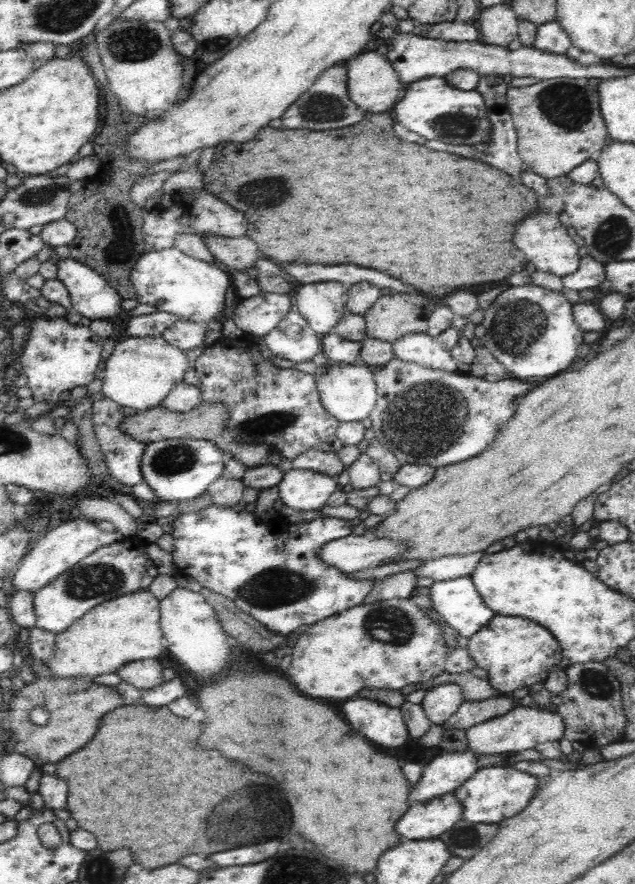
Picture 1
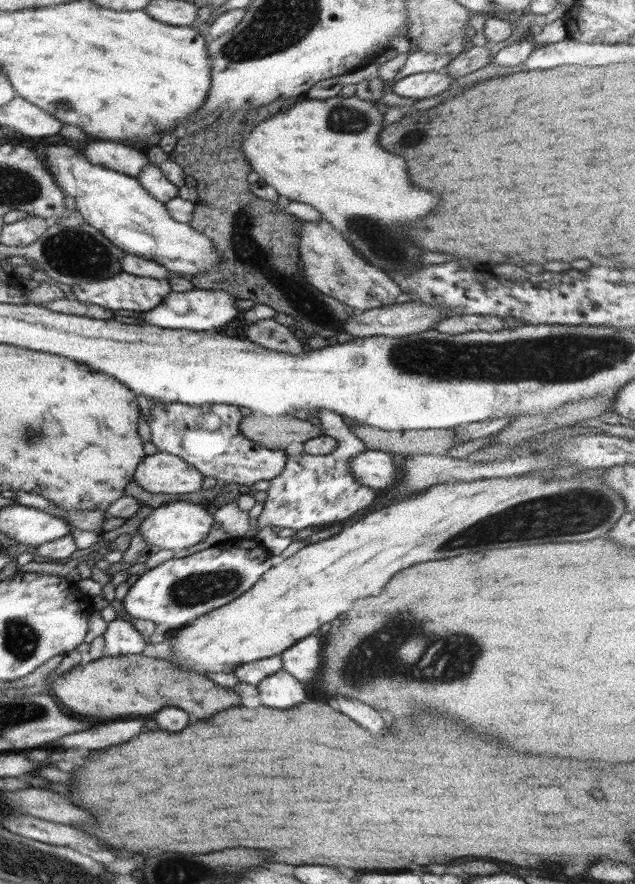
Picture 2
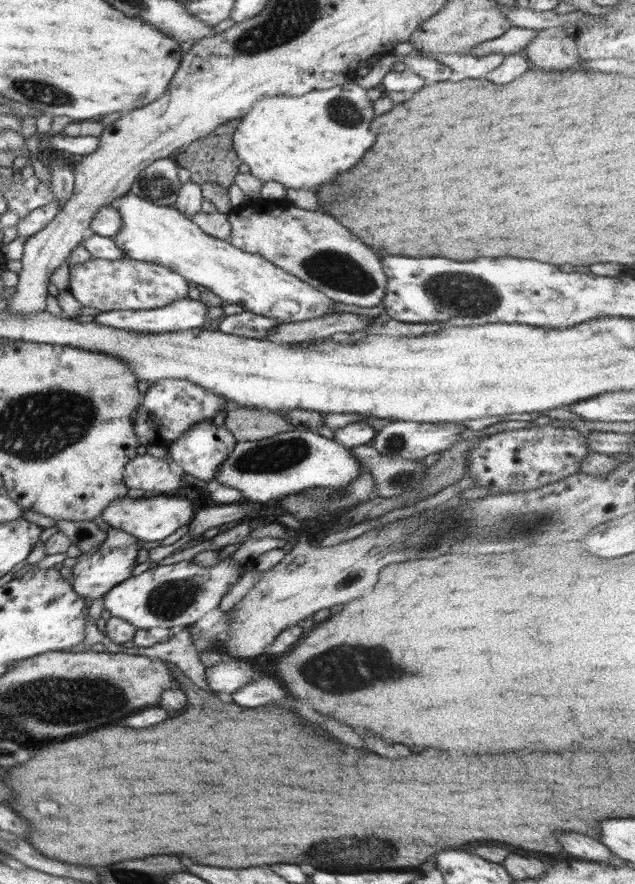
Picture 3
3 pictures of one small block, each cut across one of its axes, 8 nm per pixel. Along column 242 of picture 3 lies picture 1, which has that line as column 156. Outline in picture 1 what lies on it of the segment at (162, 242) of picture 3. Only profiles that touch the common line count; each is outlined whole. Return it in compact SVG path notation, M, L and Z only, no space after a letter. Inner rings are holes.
M175 246L154 252L145 251L132 268L132 284L138 303L156 306L159 311L169 312L182 321L192 323L206 324L220 318L222 336L239 339L245 336L244 331L223 313L226 289L230 283L228 273L219 266L208 264L205 260L196 260Z

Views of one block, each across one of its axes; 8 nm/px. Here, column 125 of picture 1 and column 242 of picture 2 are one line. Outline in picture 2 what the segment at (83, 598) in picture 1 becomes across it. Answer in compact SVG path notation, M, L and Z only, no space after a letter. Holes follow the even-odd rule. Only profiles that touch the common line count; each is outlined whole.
M237 543L209 547L185 558L172 558L138 576L124 598L122 609L133 619L152 621L165 631L177 630L243 596L264 572L273 568L272 557L256 543Z

